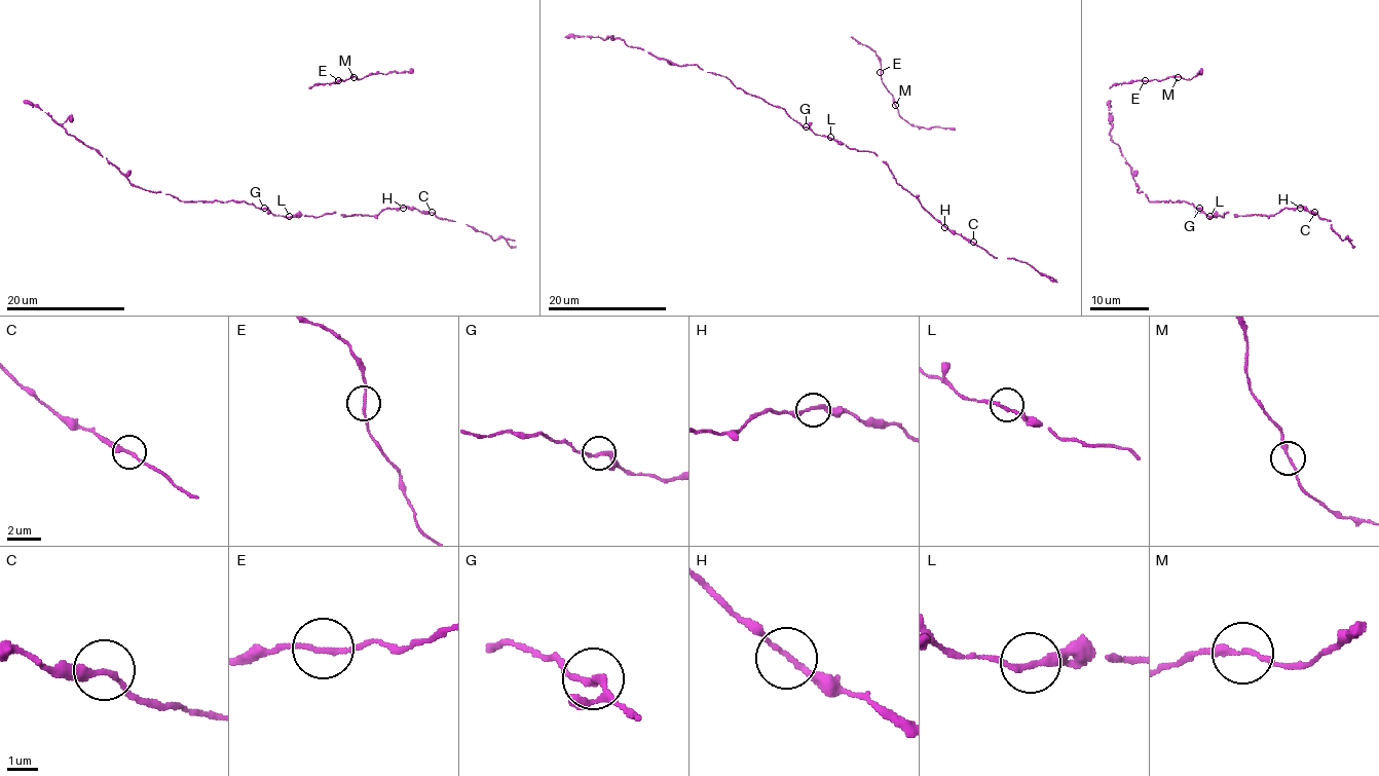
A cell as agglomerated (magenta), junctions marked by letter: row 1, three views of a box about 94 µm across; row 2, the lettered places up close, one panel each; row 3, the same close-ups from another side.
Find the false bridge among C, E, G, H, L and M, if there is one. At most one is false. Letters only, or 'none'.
none

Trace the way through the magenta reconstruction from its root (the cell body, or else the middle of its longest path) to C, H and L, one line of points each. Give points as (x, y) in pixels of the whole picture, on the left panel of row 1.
C: (271, 212), (285, 216), (322, 216), (335, 212), (376, 215), (388, 208), (415, 208), (421, 212), (432, 212)
H: (271, 212), (285, 216), (322, 216), (335, 212), (376, 215), (388, 208), (403, 208)
L: (271, 212), (289, 216)

